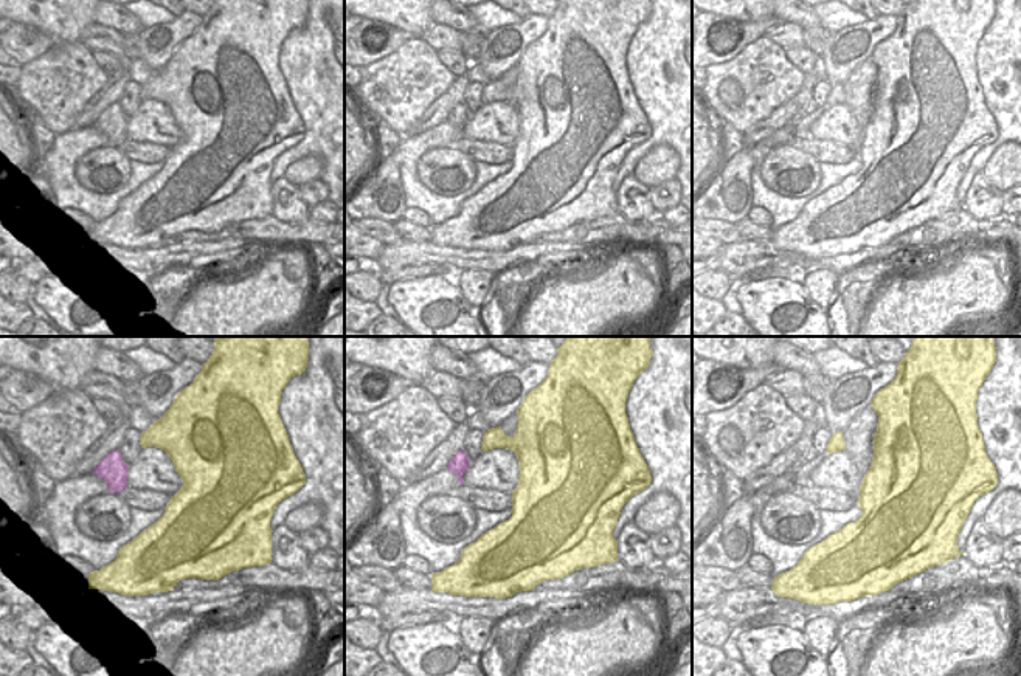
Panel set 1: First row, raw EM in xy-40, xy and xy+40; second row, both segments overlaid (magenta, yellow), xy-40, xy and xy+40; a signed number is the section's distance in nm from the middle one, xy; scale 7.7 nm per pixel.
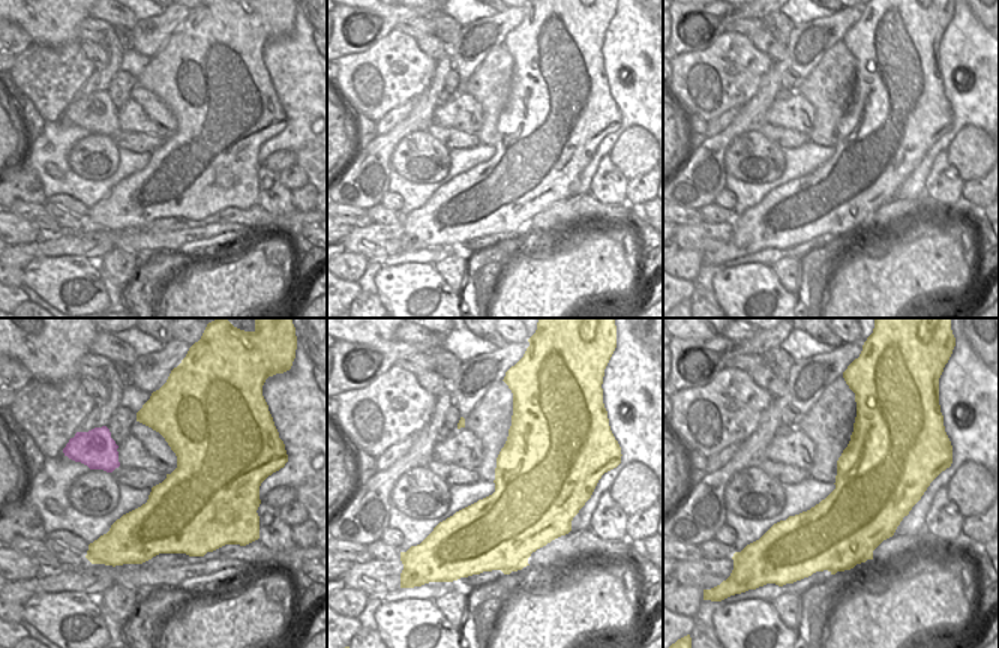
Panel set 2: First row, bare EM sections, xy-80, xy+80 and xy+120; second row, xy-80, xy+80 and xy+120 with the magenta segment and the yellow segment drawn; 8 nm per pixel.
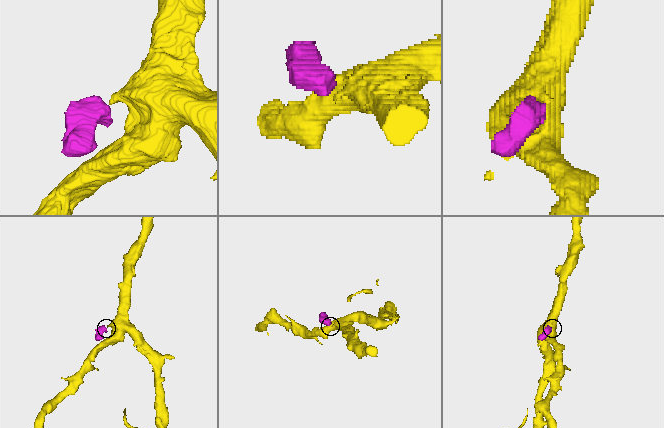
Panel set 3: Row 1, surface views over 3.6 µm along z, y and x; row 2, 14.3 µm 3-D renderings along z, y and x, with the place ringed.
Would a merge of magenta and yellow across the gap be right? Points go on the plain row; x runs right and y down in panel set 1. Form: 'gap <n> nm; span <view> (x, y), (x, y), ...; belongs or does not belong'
gap 130 nm; span xy (466, 107), (481, 101); does not belong

